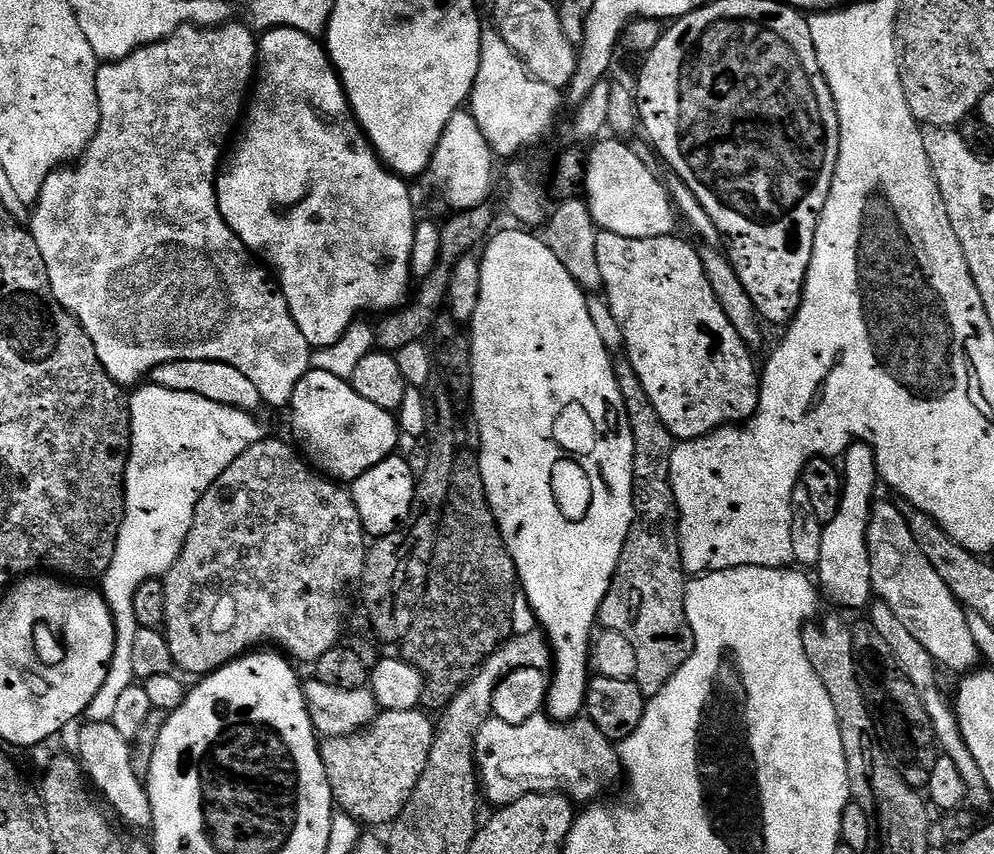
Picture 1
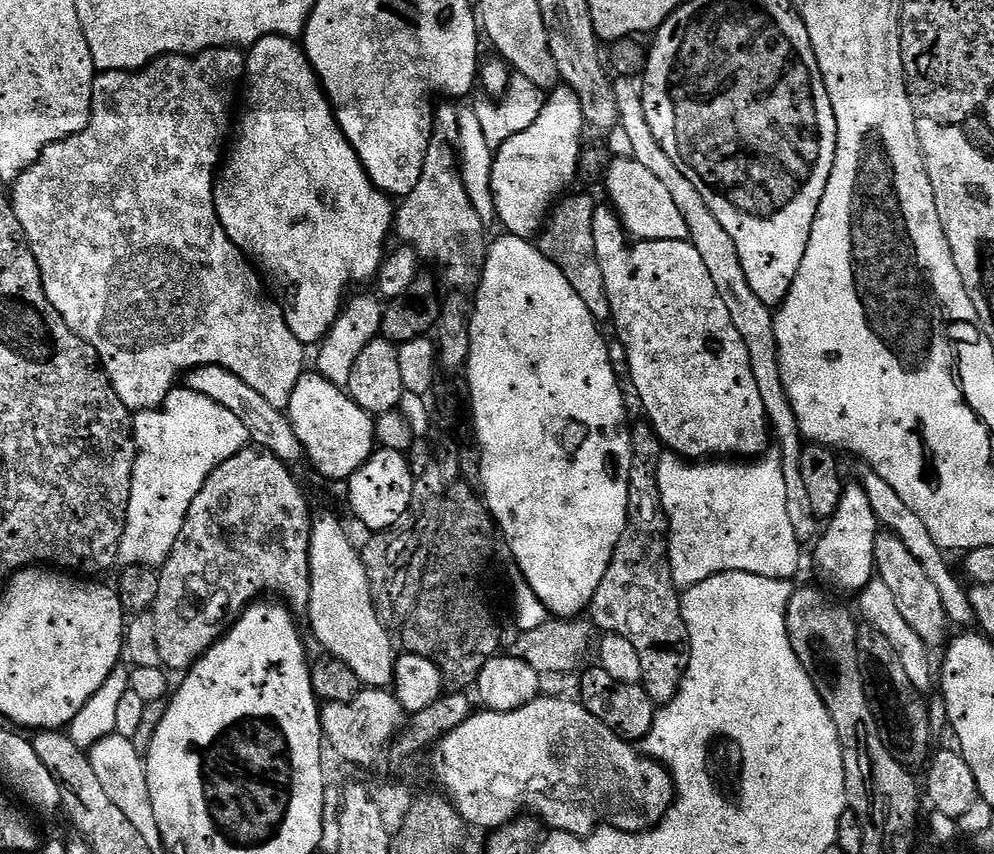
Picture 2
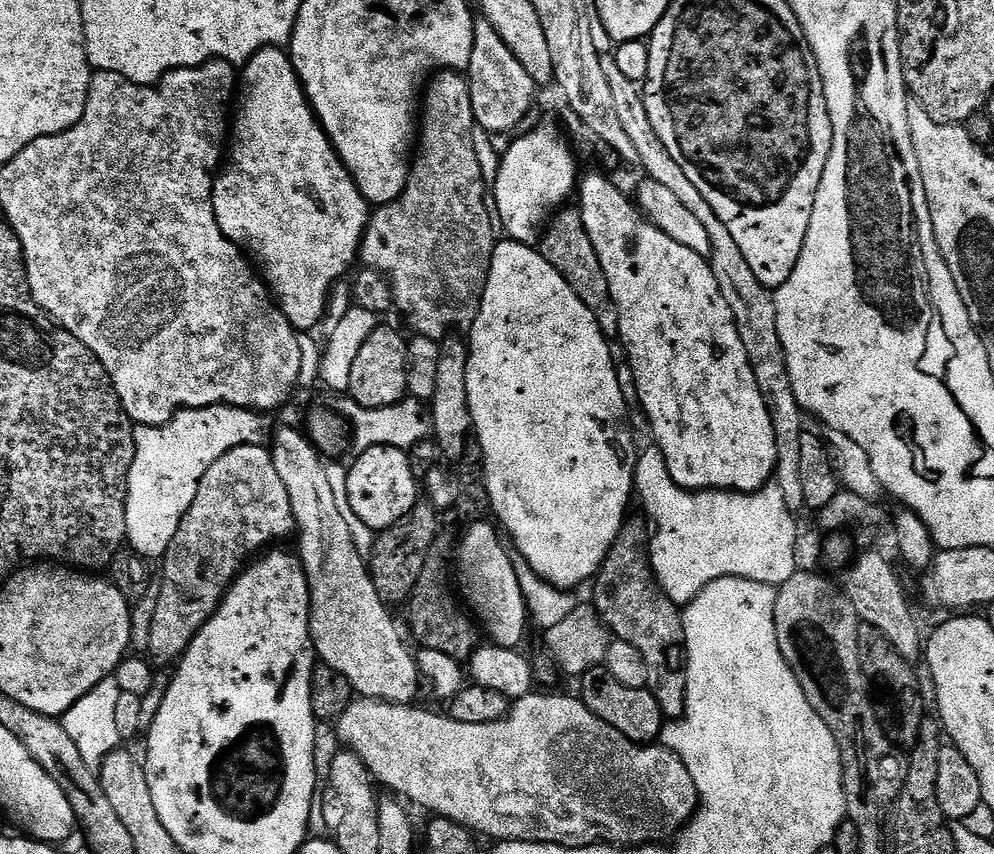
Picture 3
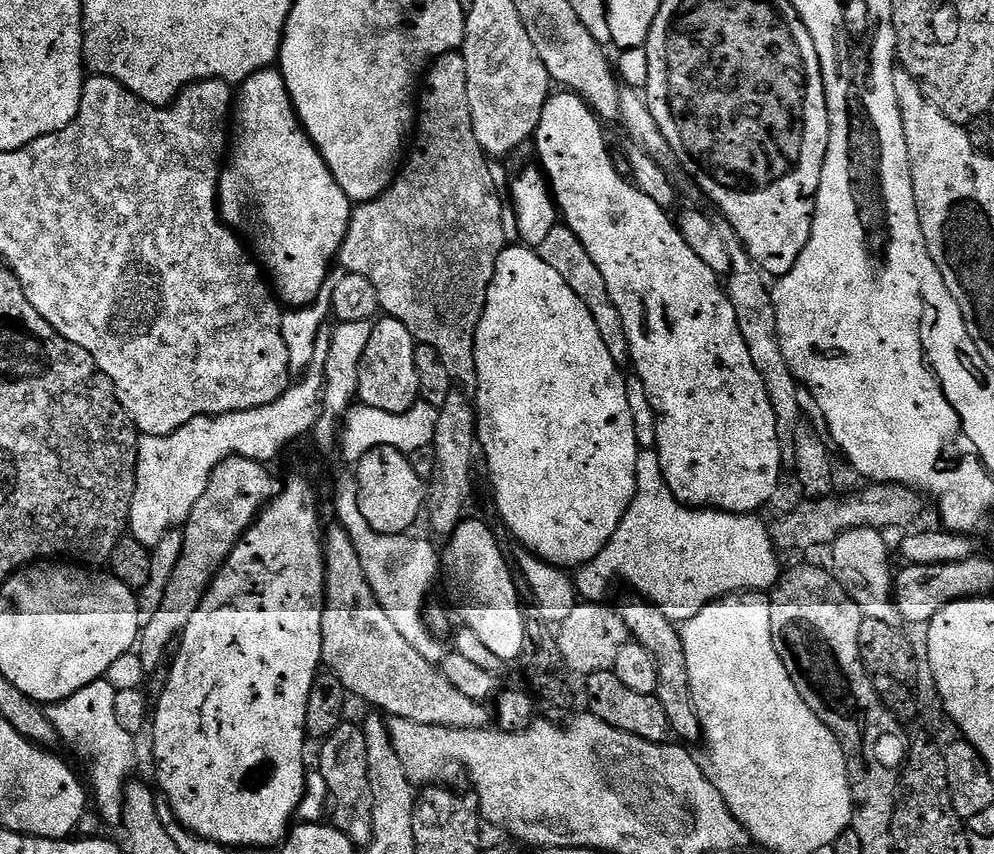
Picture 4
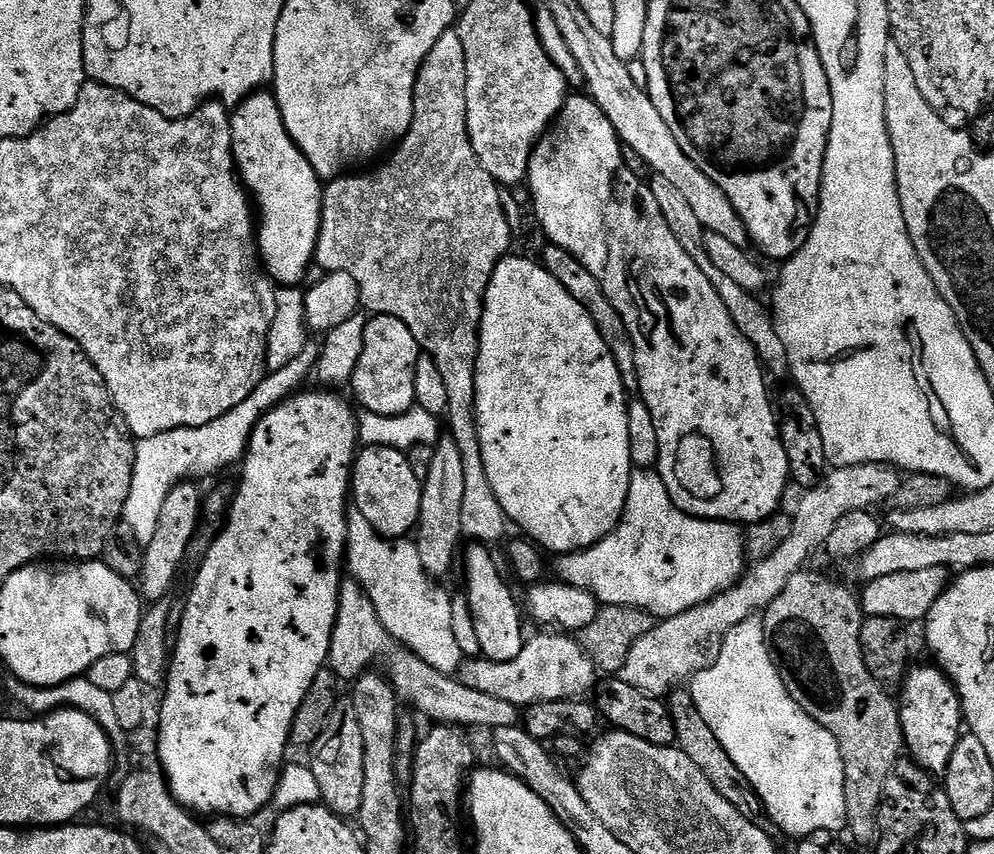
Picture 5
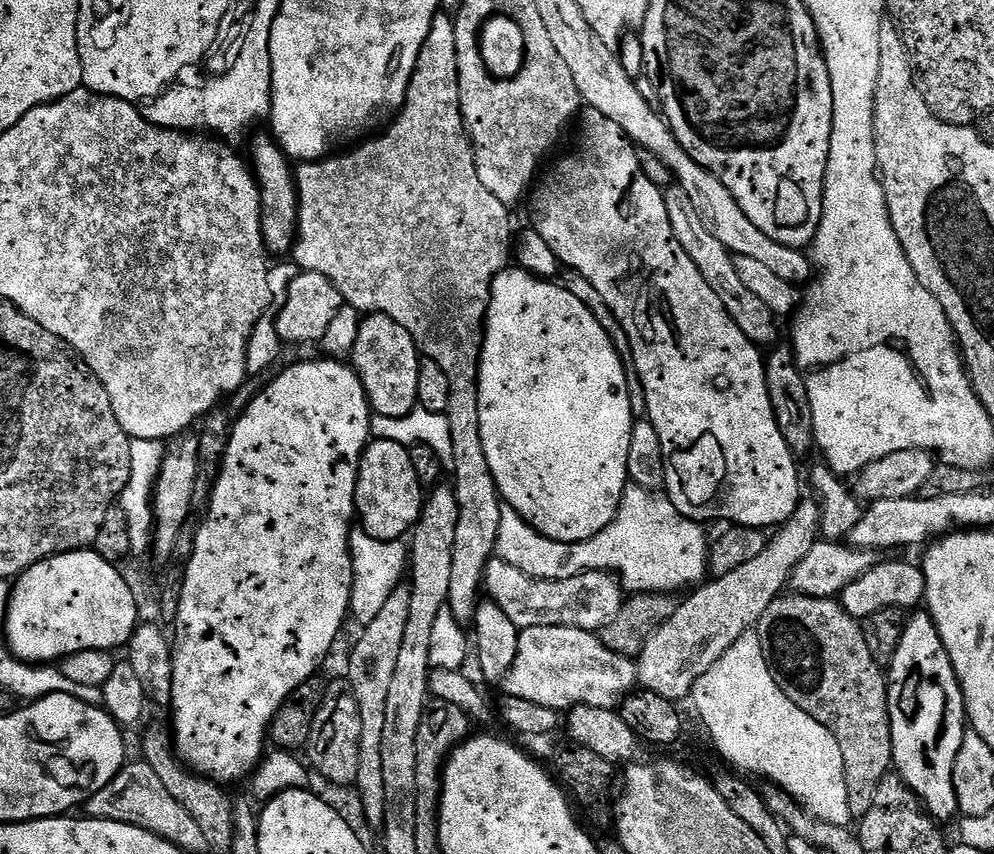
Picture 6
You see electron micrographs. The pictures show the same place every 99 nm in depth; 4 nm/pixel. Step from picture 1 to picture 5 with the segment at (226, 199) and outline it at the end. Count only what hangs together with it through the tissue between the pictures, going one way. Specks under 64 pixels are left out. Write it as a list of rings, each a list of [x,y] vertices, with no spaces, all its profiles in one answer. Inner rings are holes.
[[[257,90],[230,112],[232,118],[232,158],[245,189],[254,201],[258,213],[258,255],[269,277],[280,286],[296,286],[304,271],[314,264],[316,243],[320,233],[321,200],[324,197],[322,181],[314,166],[302,154],[302,150],[290,138],[280,113],[275,95],[268,90]]]

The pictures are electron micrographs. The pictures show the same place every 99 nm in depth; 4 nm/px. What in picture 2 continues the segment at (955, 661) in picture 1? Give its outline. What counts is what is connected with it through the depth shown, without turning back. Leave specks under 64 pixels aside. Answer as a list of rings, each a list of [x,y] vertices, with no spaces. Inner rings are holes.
[[[881,531],[874,546],[875,575],[894,593],[898,601],[898,611],[902,618],[910,622],[911,628],[918,633],[918,638],[930,646],[943,645],[950,636],[950,623],[947,612],[943,609],[941,595],[933,582],[926,576],[922,564],[910,554],[905,543],[891,531]]]

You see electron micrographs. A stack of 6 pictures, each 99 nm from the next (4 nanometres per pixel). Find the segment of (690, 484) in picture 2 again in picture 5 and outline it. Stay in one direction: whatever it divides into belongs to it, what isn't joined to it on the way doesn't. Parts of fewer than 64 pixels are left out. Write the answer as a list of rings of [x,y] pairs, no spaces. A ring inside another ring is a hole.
[[[636,468],[630,478],[624,513],[615,530],[594,546],[583,548],[581,552],[557,555],[555,560],[555,579],[559,583],[578,586],[594,594],[601,605],[641,608],[654,618],[667,618],[704,604],[736,585],[746,571],[746,536],[735,524],[723,520],[699,520],[697,516],[686,514],[670,498],[659,471]]]

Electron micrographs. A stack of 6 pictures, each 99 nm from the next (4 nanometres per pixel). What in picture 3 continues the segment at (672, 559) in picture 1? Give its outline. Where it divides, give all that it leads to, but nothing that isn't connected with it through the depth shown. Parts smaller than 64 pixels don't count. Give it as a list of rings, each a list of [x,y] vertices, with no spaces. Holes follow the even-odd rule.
[[[629,519],[620,529],[618,538],[612,543],[612,549],[608,551],[608,557],[604,559],[604,564],[594,577],[590,600],[596,613],[604,619],[604,625],[608,627],[609,633],[615,639],[630,642],[630,646],[634,646],[634,650],[642,654],[642,662],[646,662],[646,674],[648,675],[647,687],[650,694],[654,694],[654,699],[658,701],[665,721],[671,722],[681,719],[686,710],[688,648],[684,645],[684,618],[681,609],[660,589],[660,584],[652,573],[652,565],[648,562],[647,553],[650,532],[645,521],[640,520]]]

